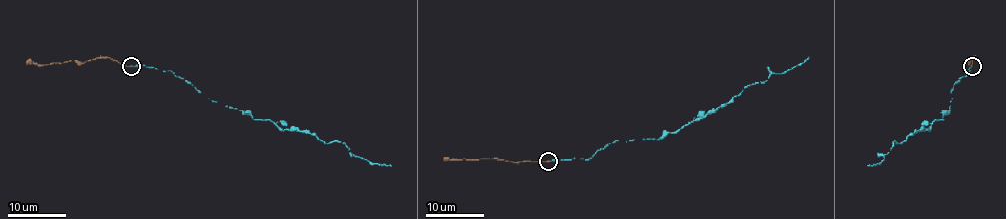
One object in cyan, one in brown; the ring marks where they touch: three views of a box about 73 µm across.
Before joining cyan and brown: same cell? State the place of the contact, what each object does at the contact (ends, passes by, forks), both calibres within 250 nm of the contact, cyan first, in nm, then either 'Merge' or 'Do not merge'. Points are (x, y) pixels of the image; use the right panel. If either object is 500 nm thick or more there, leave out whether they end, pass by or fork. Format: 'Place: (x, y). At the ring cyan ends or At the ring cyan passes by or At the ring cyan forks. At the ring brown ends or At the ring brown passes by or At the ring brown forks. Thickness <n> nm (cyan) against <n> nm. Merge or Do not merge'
Place: (972, 66). At the ring cyan ends. At the ring brown ends. Thickness 200 nm (cyan) against 180 nm. Merge

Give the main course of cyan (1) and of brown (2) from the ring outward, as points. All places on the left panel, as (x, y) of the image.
1: (130, 66), (170, 70), (211, 101), (391, 165)
2: (130, 66), (123, 66), (108, 57), (83, 63), (34, 64), (26, 61)

